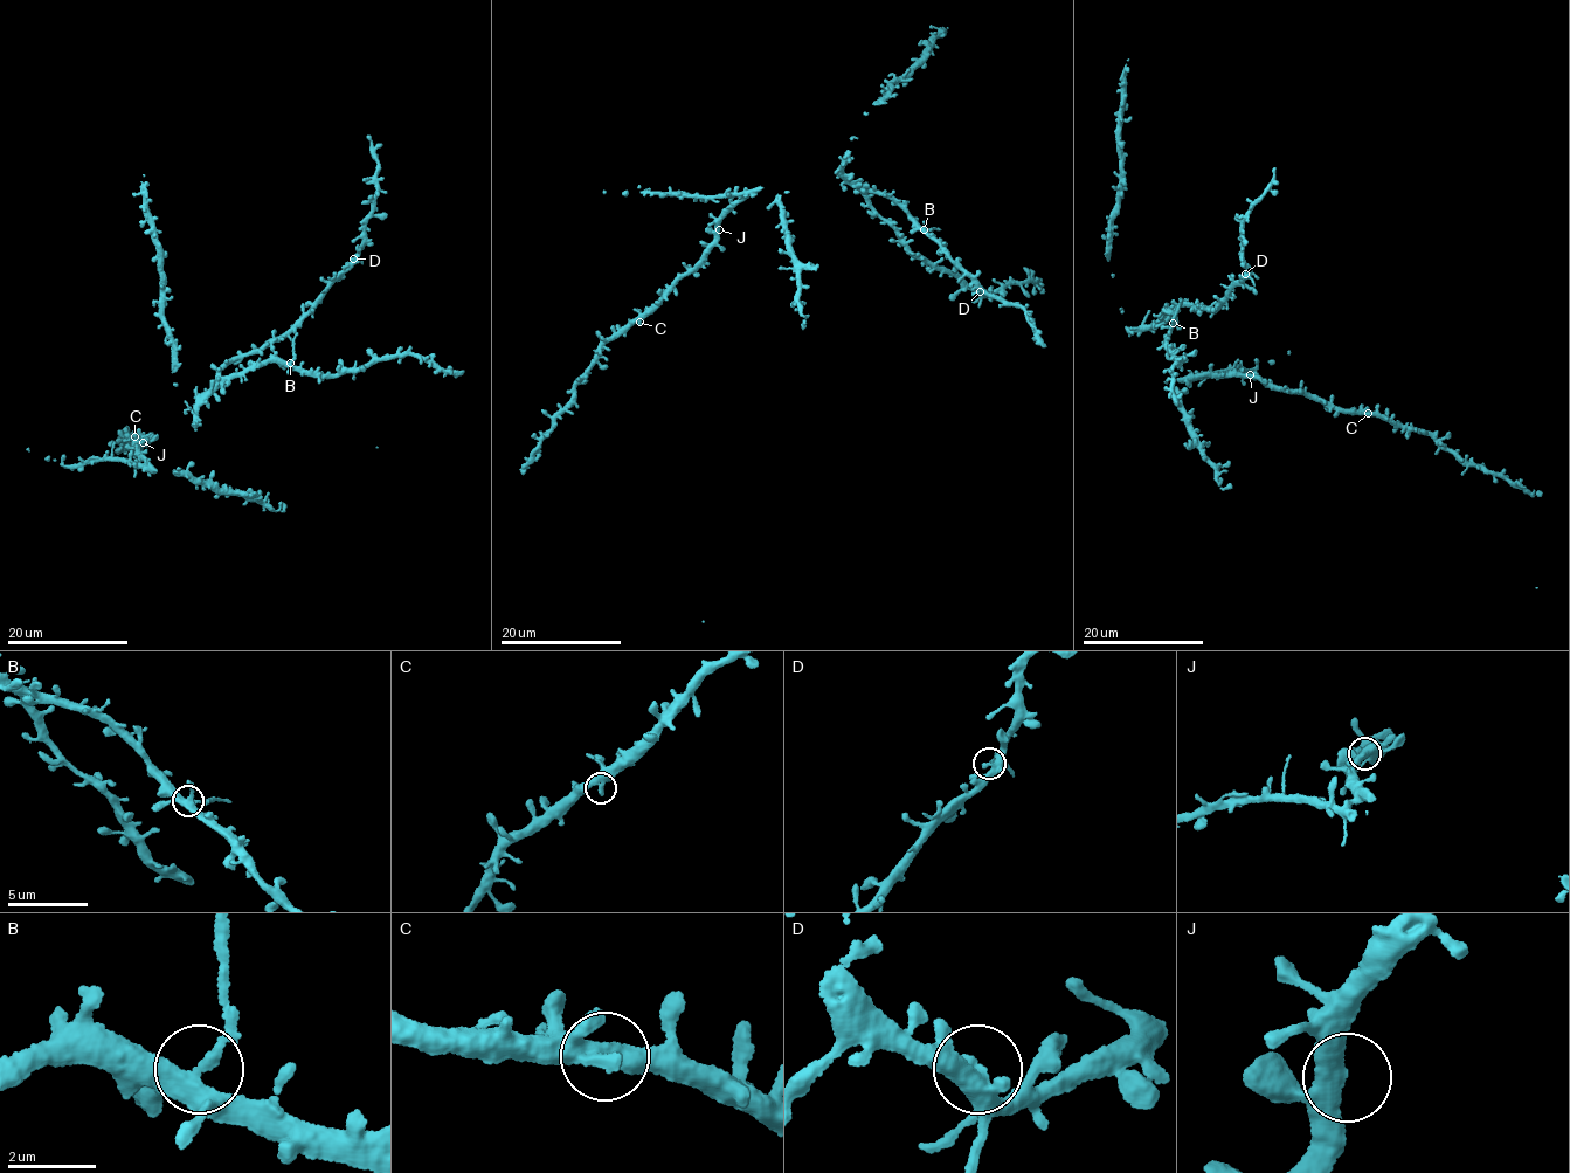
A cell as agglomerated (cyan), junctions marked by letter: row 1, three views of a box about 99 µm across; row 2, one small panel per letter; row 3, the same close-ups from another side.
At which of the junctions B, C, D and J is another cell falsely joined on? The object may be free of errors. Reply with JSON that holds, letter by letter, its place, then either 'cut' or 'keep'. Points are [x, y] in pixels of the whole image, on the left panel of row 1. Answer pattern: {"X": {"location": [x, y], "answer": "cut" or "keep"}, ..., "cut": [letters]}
{"B": {"location": [290, 363], "answer": "cut"}, "C": {"location": [135, 436], "answer": "keep"}, "D": {"location": [353, 259], "answer": "keep"}, "J": {"location": [143, 442], "answer": "keep"}, "cut": ["B"]}

